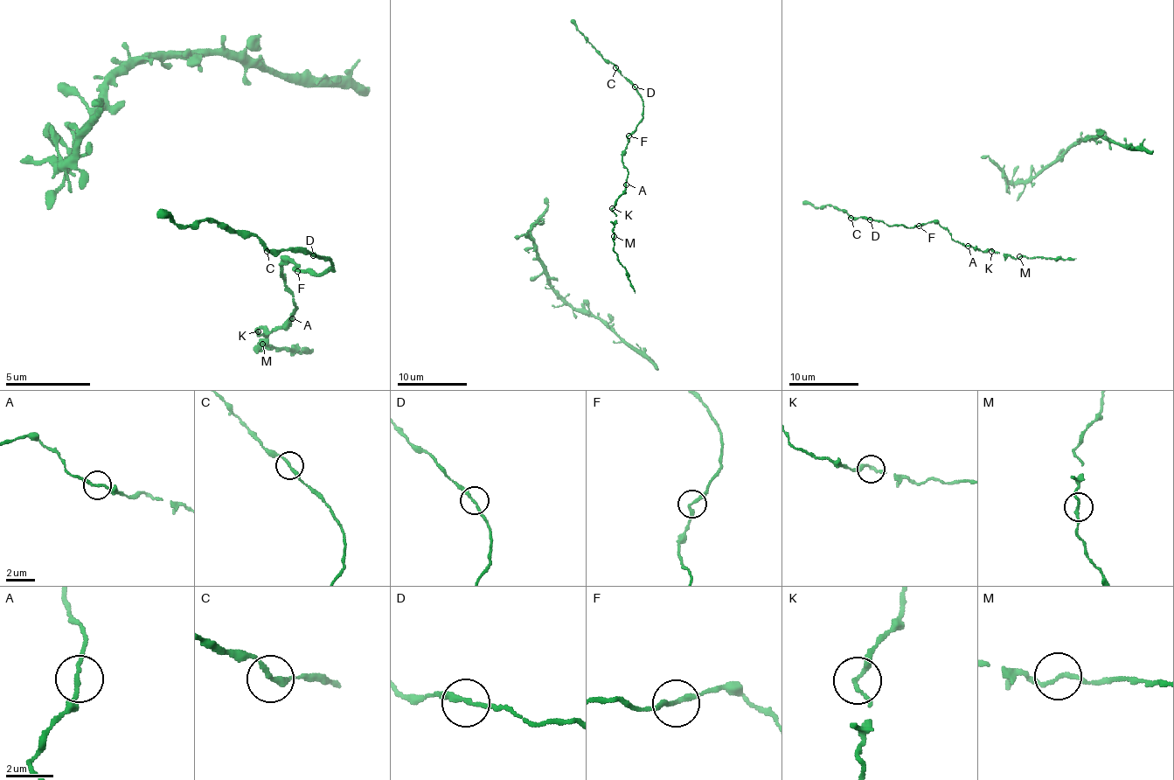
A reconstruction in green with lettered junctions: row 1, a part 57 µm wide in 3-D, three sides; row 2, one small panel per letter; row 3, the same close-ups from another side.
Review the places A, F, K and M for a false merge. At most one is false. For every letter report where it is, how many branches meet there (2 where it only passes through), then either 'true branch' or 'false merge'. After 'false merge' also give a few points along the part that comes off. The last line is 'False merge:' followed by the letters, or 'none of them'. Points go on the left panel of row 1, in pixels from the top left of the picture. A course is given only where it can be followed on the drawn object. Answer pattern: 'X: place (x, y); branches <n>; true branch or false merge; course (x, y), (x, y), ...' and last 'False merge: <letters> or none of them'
A: place (292, 318); branches 2; true branch
F: place (297, 271); branches 2; true branch
K: place (258, 331); branches 2; true branch
M: place (262, 344); branches 2; true branch
False merge: none of them

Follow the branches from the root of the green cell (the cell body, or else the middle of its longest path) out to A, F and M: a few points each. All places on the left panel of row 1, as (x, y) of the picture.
A: (253, 327), (262, 331), (275, 331), (288, 318), (292, 318)
F: (253, 327), (275, 331), (296, 310), (292, 289), (283, 281), (283, 268), (292, 259), (296, 272)
M: (253, 327), (267, 336), (262, 340), (262, 348), (262, 344)

